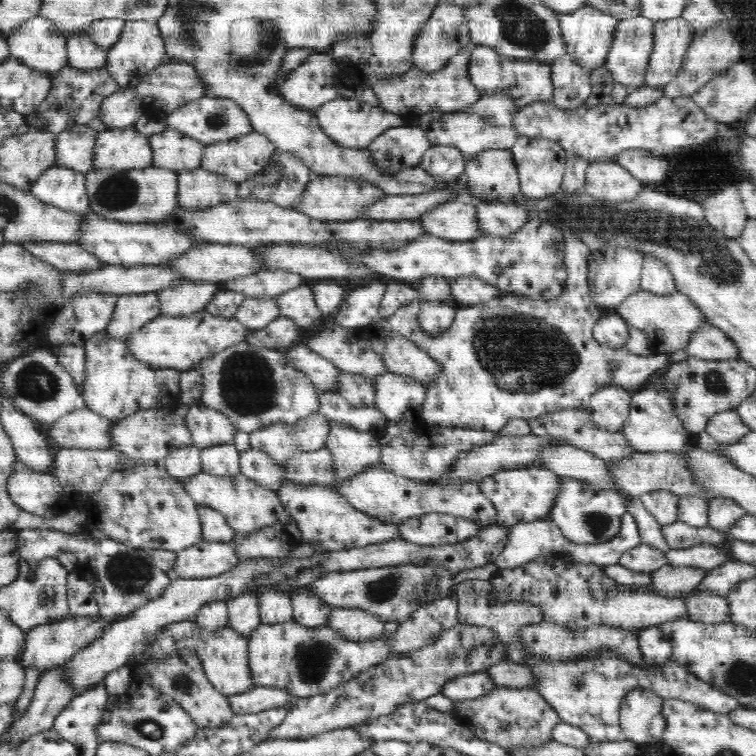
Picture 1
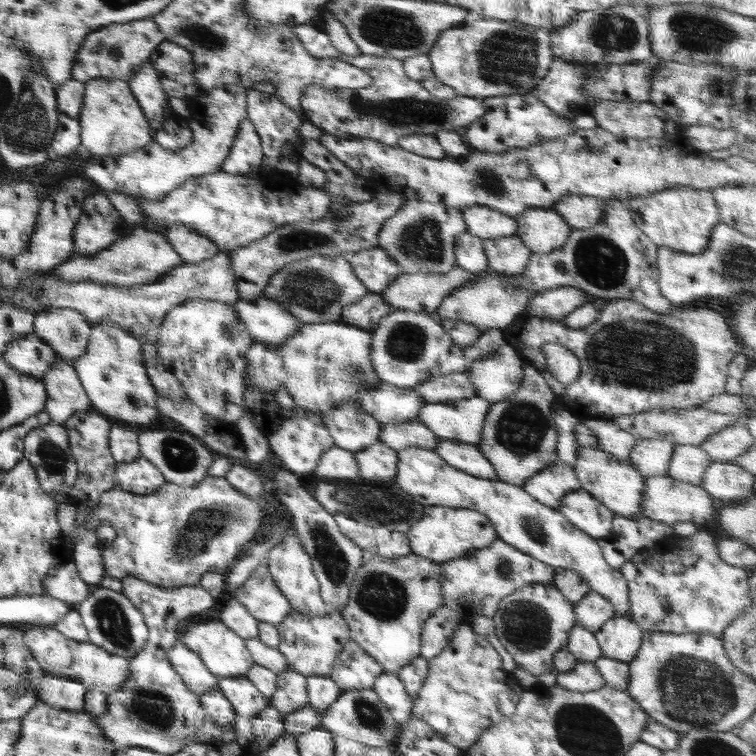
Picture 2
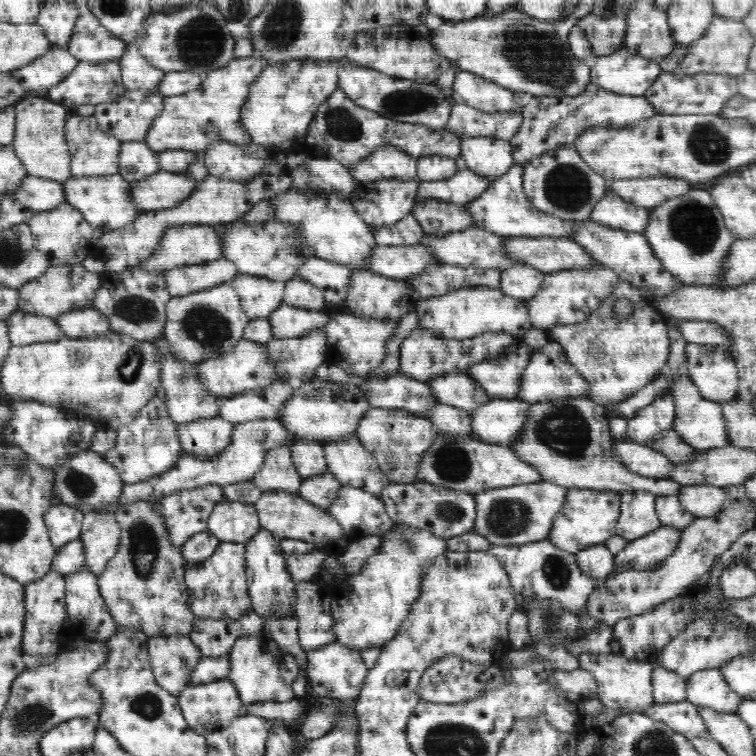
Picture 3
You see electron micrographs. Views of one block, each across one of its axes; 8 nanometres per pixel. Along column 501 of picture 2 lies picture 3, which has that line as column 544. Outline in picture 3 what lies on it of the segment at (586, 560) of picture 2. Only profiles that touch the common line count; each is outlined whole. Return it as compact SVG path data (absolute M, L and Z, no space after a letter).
M550 481L505 486L474 494L476 520L473 530L500 546L523 545L549 538L555 516L560 512L569 489Z

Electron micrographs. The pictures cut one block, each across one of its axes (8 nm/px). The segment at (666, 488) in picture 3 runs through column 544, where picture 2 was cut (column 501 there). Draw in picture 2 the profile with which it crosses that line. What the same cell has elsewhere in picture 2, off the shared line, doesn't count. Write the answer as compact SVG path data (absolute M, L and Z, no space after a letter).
M529 362L524 363L523 379L519 389L510 398L497 403L491 403L487 409L486 418L481 432L480 442L476 445L482 451L484 458L495 468L497 478L516 486L523 484L540 472L544 467L556 460L557 430L551 413L551 403L554 394L545 378L538 369Z

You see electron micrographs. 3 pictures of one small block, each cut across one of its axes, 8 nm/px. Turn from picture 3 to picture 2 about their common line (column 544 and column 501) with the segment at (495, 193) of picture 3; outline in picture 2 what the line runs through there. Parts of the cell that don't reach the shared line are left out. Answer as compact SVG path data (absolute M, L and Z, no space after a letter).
M488 206L466 207L463 214L467 232L482 240L516 235L516 219Z

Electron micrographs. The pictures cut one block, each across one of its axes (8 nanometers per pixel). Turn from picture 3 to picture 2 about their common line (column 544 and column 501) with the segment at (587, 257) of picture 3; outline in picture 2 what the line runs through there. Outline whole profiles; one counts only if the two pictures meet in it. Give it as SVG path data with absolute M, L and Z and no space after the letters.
M515 235L484 239L483 242L489 271L494 273L519 274L532 256L532 251Z

